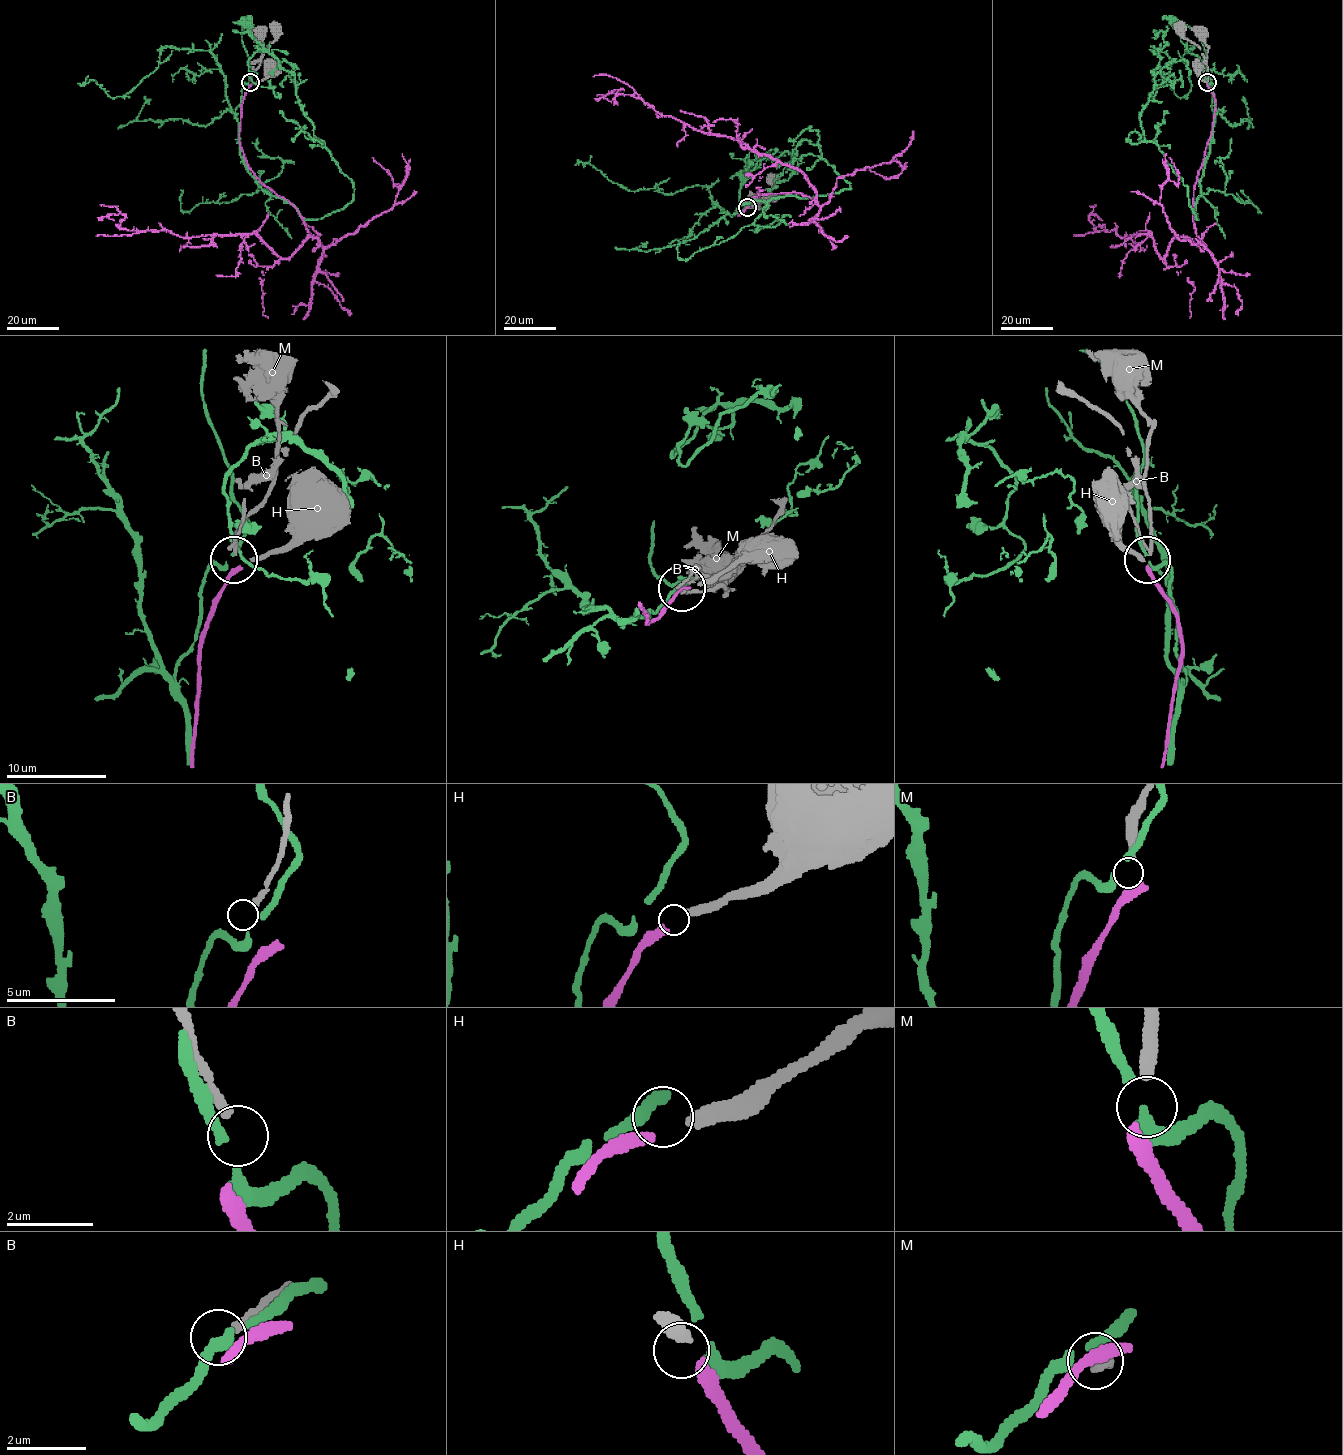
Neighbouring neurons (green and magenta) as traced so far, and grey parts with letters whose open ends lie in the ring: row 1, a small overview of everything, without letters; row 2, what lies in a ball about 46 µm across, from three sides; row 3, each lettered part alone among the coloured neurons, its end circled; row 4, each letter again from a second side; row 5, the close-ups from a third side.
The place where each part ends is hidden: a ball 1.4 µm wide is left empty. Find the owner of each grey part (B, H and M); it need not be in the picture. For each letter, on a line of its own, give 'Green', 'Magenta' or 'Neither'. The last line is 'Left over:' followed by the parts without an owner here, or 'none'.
B: Neither
H: Magenta
M: Neither
Left over: B, M

